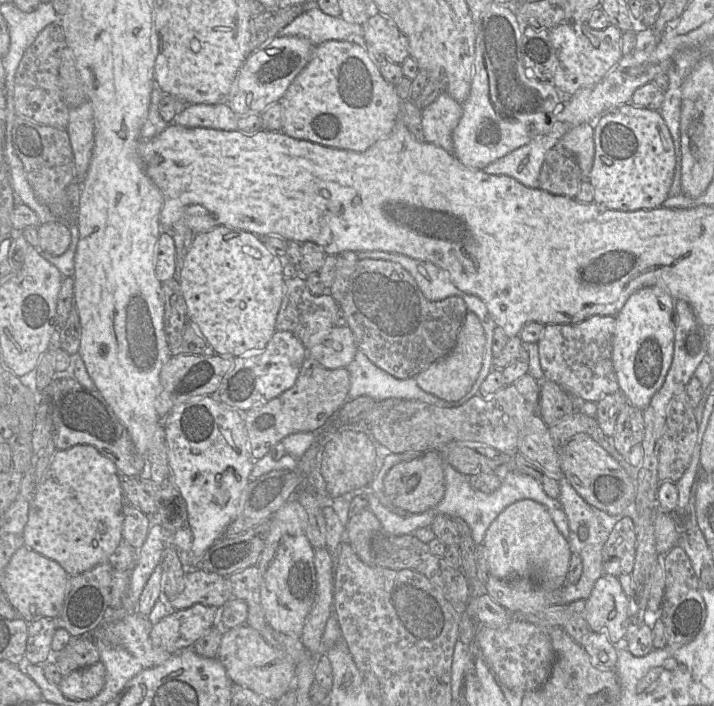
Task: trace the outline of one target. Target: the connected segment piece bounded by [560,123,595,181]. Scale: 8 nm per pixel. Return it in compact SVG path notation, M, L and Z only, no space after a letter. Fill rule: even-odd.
M582 123L571 127L560 142L574 154L581 170L582 181L587 180L593 166L595 153L594 123Z

